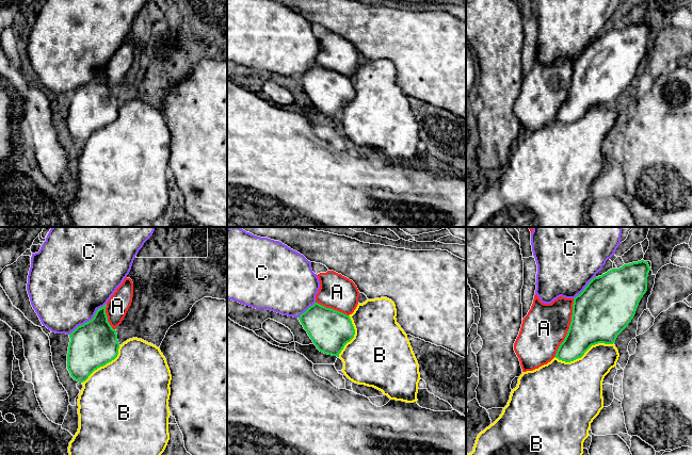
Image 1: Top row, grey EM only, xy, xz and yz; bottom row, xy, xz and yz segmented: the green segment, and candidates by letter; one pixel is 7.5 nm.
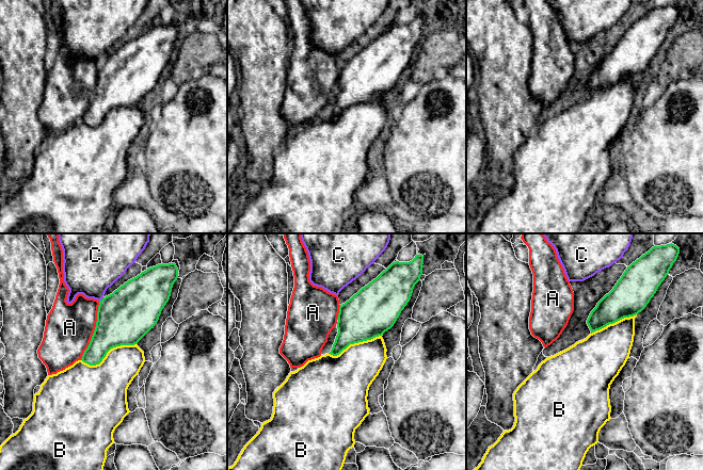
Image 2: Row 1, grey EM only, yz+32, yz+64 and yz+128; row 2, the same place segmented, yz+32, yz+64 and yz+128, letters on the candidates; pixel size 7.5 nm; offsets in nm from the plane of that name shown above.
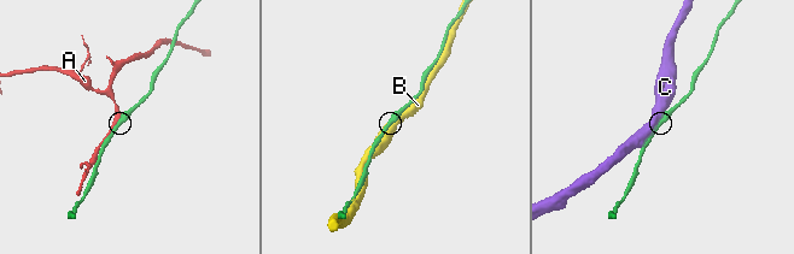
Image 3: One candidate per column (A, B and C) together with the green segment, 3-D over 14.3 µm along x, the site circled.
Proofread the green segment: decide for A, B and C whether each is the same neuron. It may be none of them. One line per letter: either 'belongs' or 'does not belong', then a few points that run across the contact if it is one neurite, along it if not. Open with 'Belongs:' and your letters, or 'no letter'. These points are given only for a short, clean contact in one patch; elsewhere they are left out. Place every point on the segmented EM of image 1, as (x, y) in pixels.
Belongs: B
A: does not belong
B: belongs
C: does not belong

